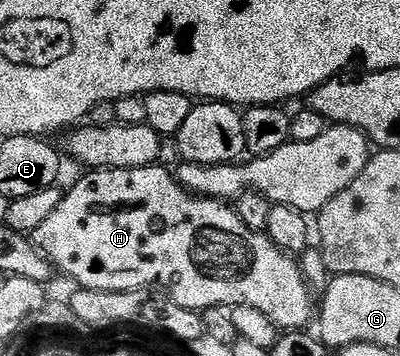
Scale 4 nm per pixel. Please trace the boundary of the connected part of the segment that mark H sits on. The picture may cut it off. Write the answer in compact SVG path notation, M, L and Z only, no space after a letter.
M163 164L146 167L134 167L132 170L89 169L67 191L63 191L58 208L50 212L49 218L30 236L33 246L52 263L57 271L60 270L68 278L76 281L75 285L81 290L97 290L98 292L130 292L131 290L147 290L159 288L172 301L177 302L182 308L203 312L211 306L249 306L258 308L281 331L303 331L307 322L314 318L314 295L309 292L308 285L300 271L300 263L293 255L279 250L268 238L267 233L246 228L236 214L235 209L227 201L215 198L198 198L195 194L187 192L174 177L173 171L168 171Z

